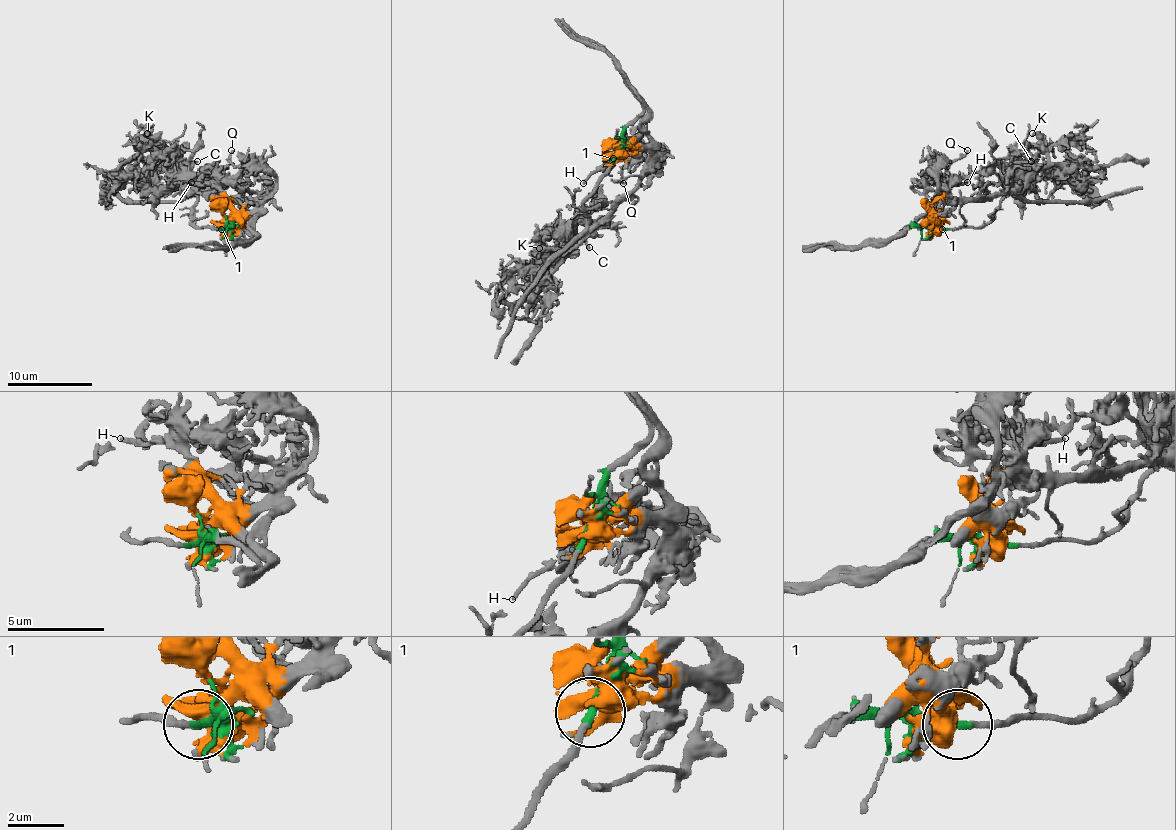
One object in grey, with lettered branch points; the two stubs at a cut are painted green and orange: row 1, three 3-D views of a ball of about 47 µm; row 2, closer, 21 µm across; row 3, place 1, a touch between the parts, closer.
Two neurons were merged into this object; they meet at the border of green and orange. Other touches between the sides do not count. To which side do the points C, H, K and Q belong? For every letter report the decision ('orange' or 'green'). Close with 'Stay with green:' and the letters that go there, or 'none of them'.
C: green
H: orange
K: green
Q: orange
Stay with green: C, K

